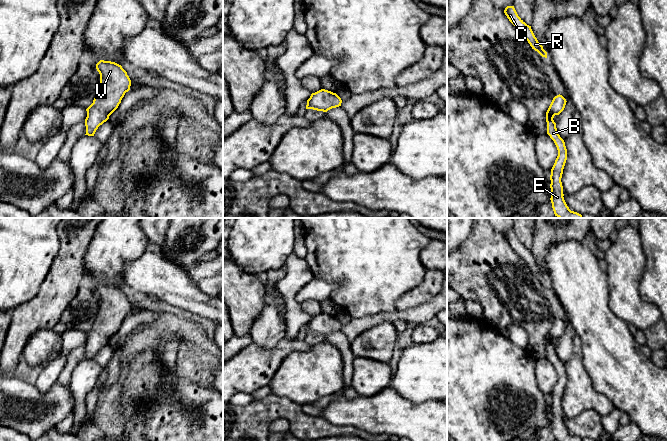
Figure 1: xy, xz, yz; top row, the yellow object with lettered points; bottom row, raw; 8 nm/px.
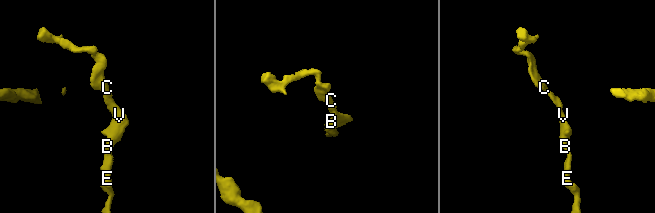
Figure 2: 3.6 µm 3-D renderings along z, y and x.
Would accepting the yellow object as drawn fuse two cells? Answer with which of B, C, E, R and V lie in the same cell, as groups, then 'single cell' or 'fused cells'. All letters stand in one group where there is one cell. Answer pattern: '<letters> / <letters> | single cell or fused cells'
B C E R V | single cell

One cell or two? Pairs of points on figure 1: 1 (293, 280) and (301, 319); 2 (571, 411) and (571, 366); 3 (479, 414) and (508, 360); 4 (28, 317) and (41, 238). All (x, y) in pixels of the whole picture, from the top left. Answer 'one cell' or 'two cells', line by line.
1: one cell
2: one cell
3: one cell
4: two cells

